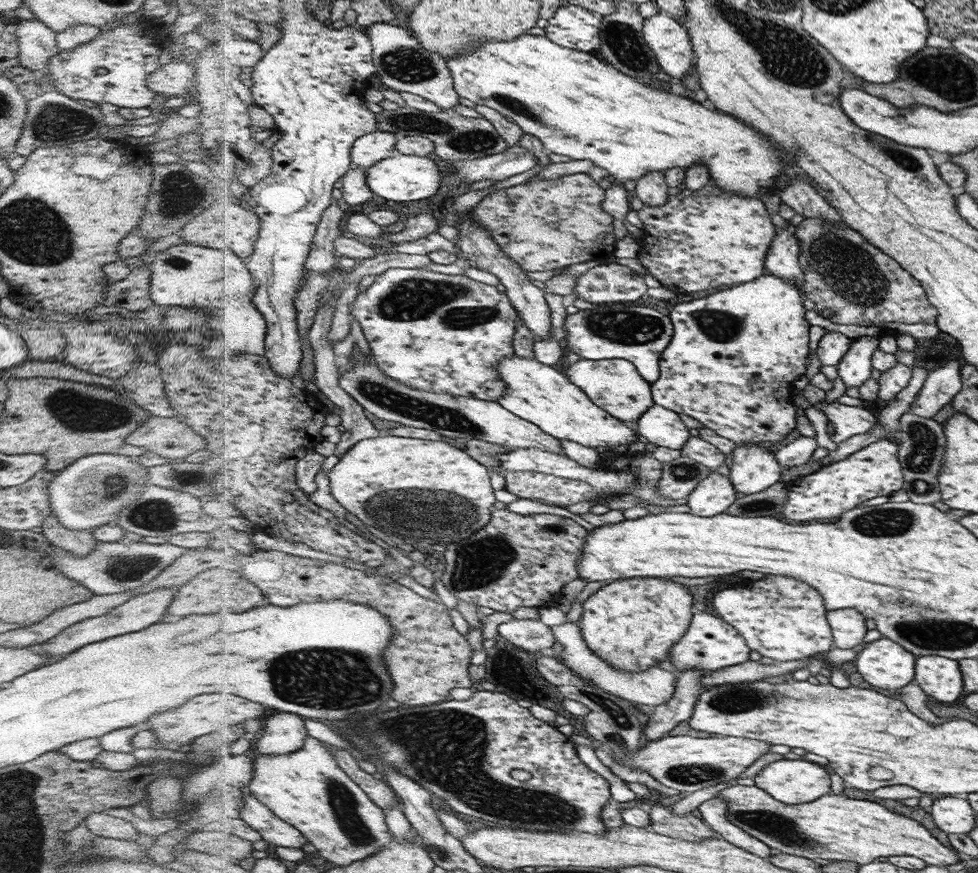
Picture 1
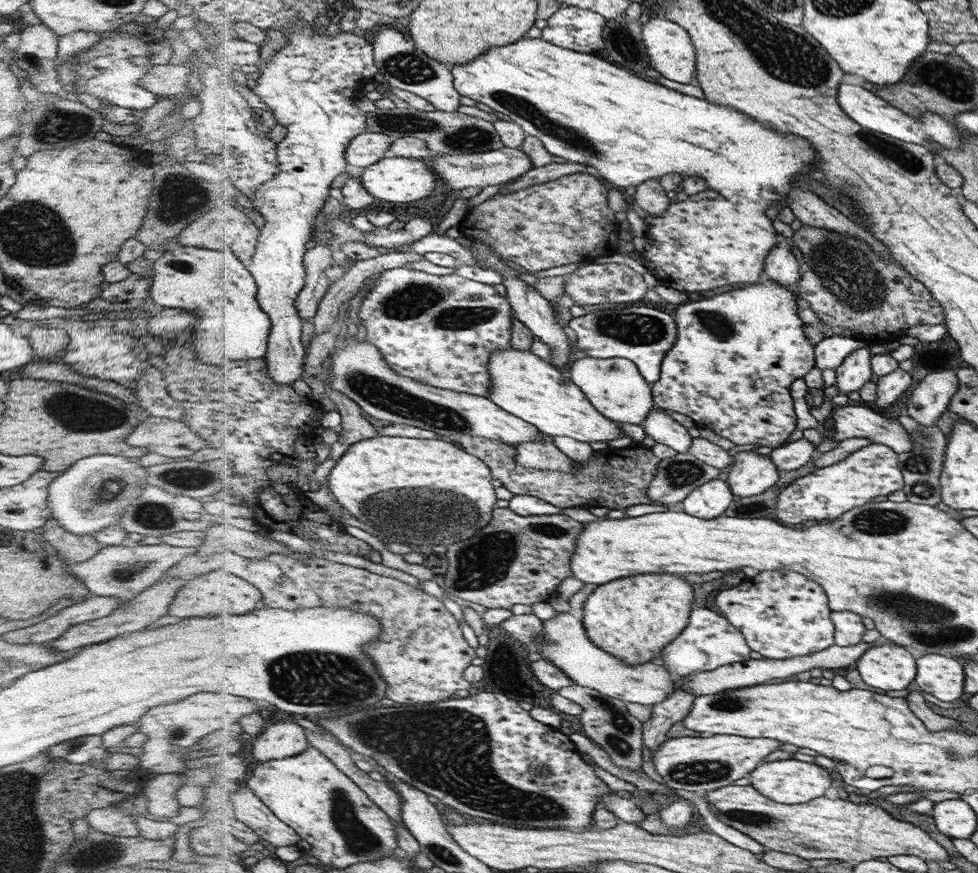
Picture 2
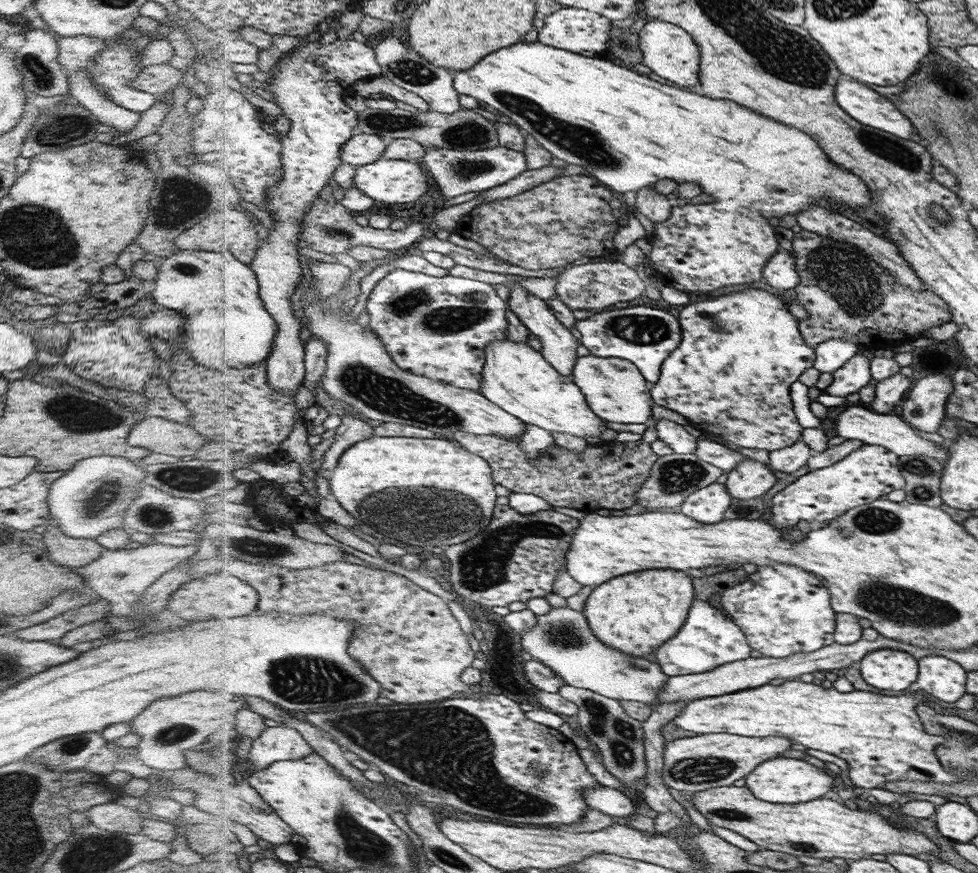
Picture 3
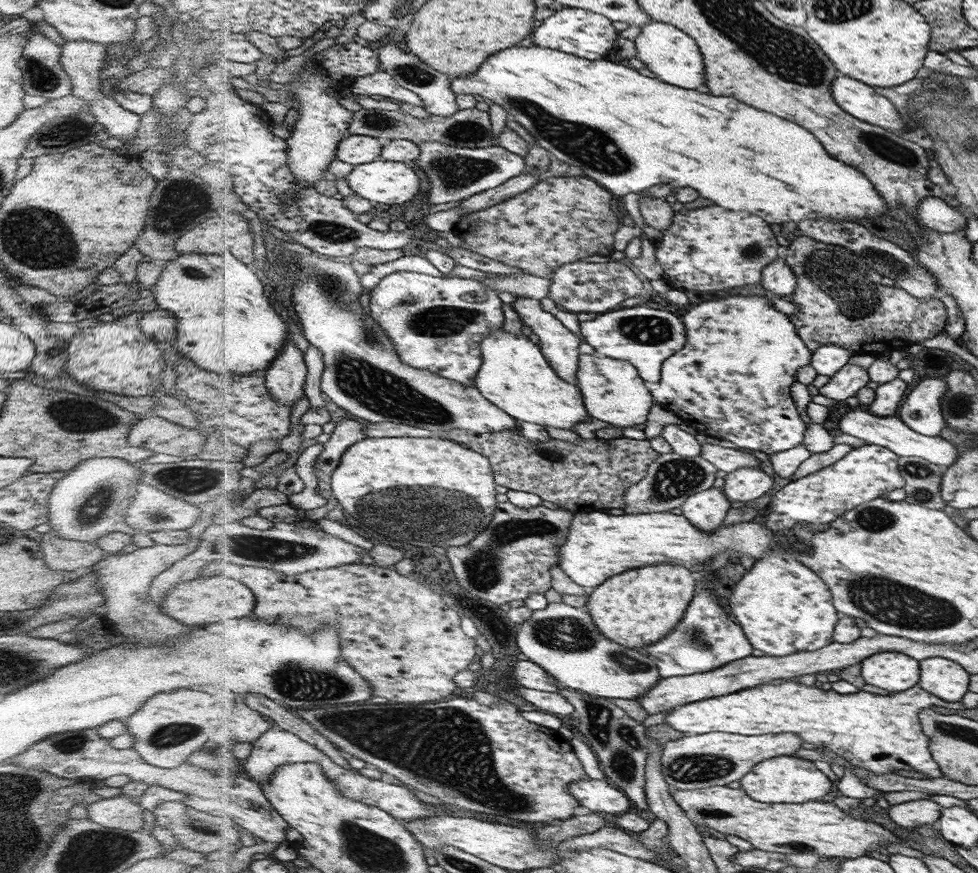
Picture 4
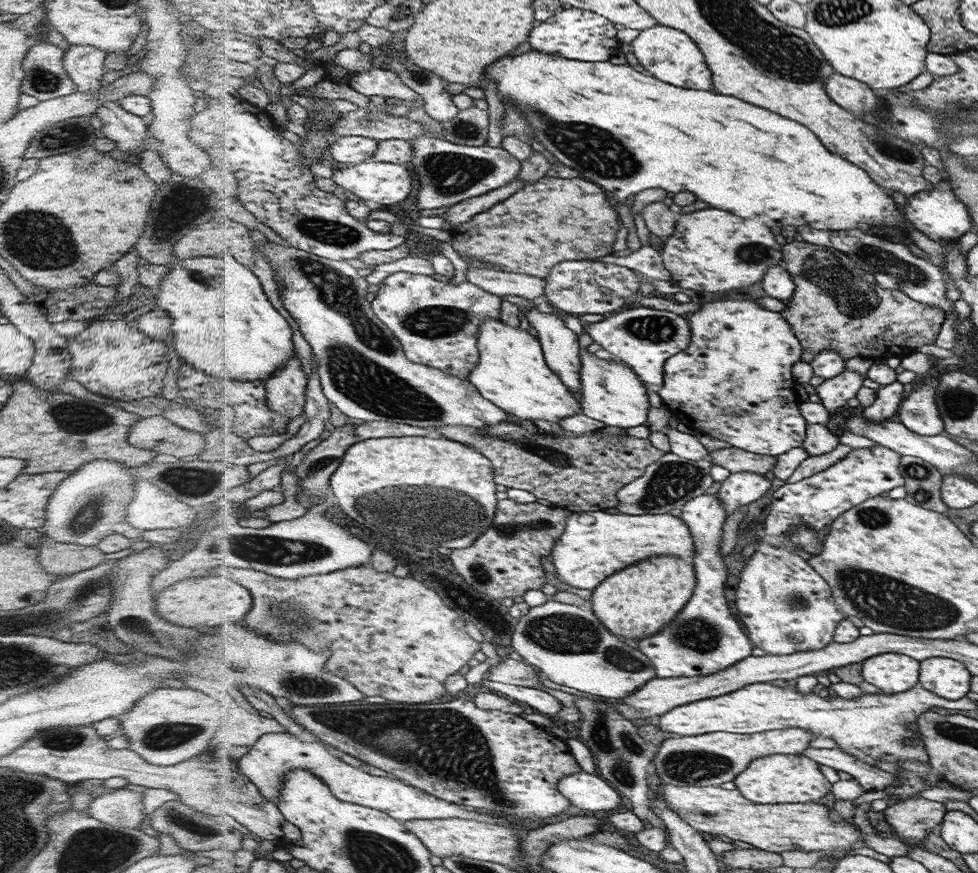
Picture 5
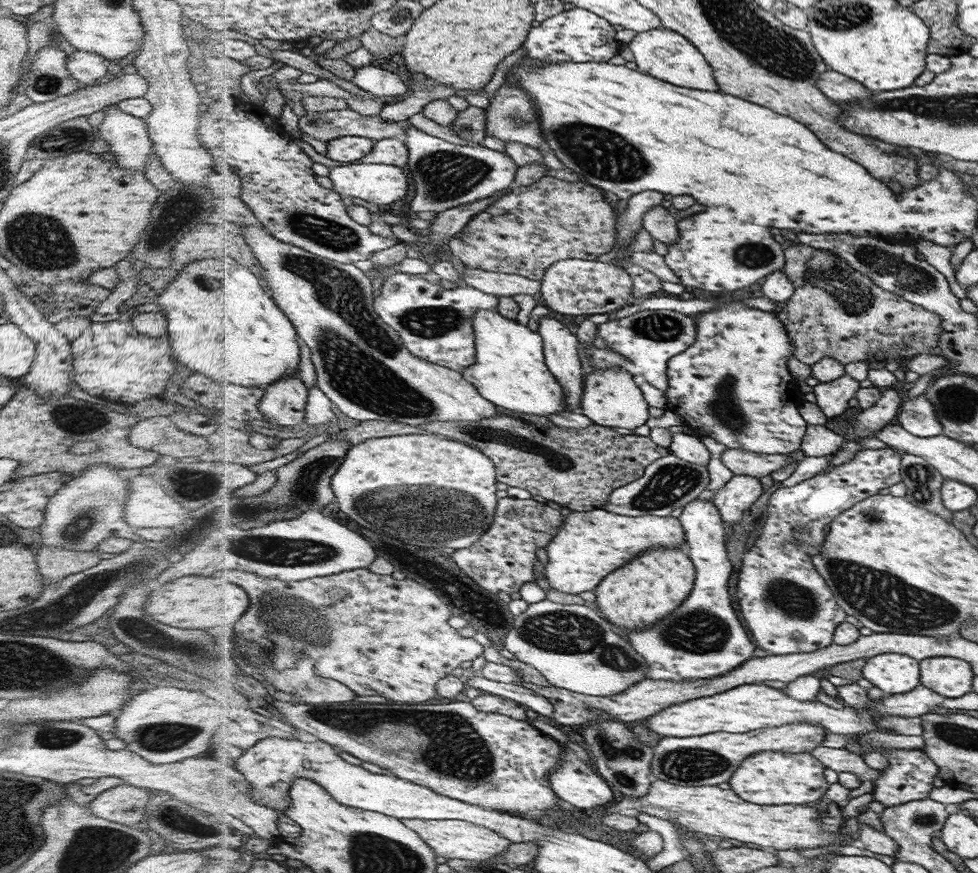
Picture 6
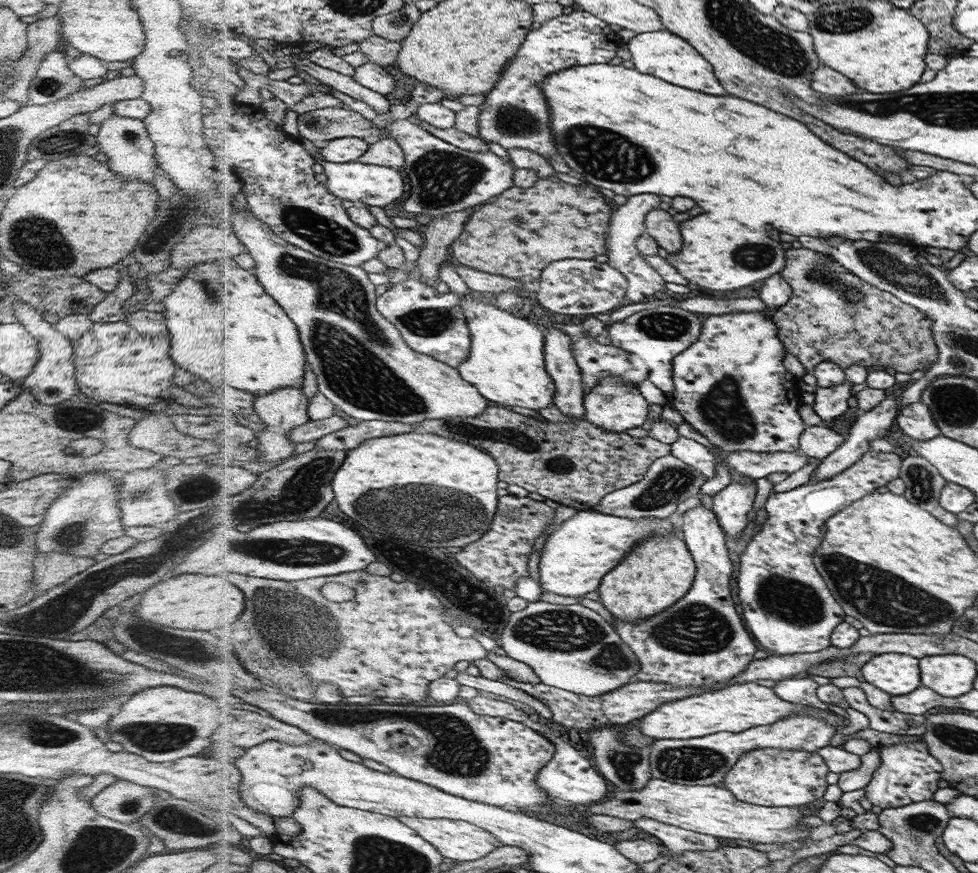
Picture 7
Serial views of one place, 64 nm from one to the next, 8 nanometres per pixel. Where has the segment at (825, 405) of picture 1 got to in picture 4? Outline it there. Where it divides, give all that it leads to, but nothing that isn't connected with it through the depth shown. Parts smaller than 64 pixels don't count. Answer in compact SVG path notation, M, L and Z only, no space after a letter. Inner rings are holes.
M854 408L840 420L840 430L843 434L866 440L868 444L887 447L888 450L894 451L899 457L921 457L928 463L936 464L944 470L954 466L961 457L961 450L955 448L949 441L940 436L928 437L914 432L908 428L897 416L872 416L864 410Z

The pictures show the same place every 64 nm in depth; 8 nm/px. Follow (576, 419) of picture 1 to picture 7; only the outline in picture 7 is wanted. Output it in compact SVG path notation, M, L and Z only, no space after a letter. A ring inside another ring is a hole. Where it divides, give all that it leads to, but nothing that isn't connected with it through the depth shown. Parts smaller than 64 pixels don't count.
M456 262L444 265L440 269L440 274L444 285L450 286L452 291L463 296L463 307L468 317L468 326L471 331L471 354L468 355L468 360L458 368L463 377L468 379L472 386L478 388L480 395L483 395L488 401L498 403L498 406L506 408L519 406L530 410L552 408L552 403L555 402L556 388L546 367L544 351L546 350L546 338L542 335L542 329L534 327L531 321L525 317L517 317L517 314L496 307L494 302L479 302L479 300L471 298L469 294L473 290L458 272Z

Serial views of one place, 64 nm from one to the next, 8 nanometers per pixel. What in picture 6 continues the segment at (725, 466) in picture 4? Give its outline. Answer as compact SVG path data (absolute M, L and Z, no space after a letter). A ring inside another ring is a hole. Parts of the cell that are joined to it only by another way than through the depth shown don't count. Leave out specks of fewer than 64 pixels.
M726 449L722 452L722 463L735 475L748 475L756 478L768 476L784 466L796 468L802 461L786 455L766 455L743 449Z

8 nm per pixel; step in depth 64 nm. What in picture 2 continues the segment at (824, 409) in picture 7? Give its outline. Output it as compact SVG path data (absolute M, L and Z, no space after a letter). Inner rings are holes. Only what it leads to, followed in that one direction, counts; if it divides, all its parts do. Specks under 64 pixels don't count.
M873 339L863 342L862 347L854 349L838 368L835 368L837 381L834 386L839 394L863 389L872 378L874 371L871 369L871 356L869 346L874 343Z

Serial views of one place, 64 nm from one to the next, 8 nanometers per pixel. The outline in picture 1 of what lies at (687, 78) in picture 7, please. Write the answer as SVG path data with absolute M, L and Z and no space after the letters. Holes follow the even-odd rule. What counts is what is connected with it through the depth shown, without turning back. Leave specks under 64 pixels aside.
M656 13L643 22L643 37L662 71L683 79L695 62L690 32L674 17Z

